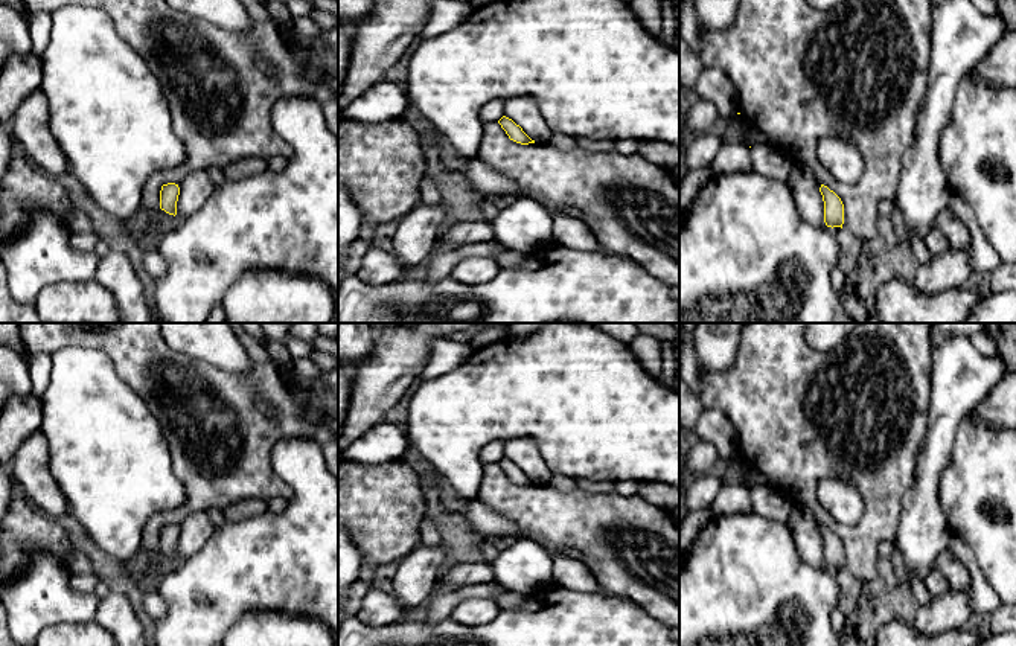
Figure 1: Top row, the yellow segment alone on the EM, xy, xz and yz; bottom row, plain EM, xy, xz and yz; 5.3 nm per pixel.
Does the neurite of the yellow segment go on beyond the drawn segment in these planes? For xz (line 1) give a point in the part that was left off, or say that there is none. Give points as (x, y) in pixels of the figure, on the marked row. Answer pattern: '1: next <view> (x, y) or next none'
1: next none

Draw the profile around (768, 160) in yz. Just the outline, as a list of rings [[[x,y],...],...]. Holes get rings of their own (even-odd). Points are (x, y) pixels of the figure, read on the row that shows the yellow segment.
[[[771,143],[751,146],[752,171],[780,181],[788,181],[794,162]]]

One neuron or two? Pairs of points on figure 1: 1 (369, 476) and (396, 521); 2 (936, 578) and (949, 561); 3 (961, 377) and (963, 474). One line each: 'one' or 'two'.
1: one
2: two
3: two

